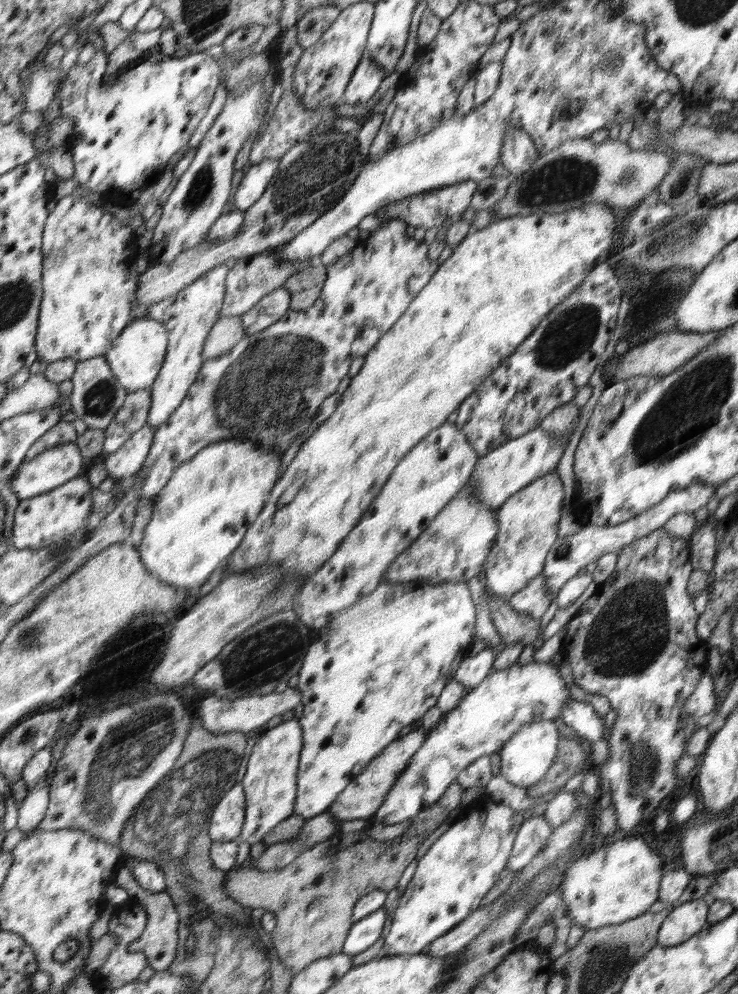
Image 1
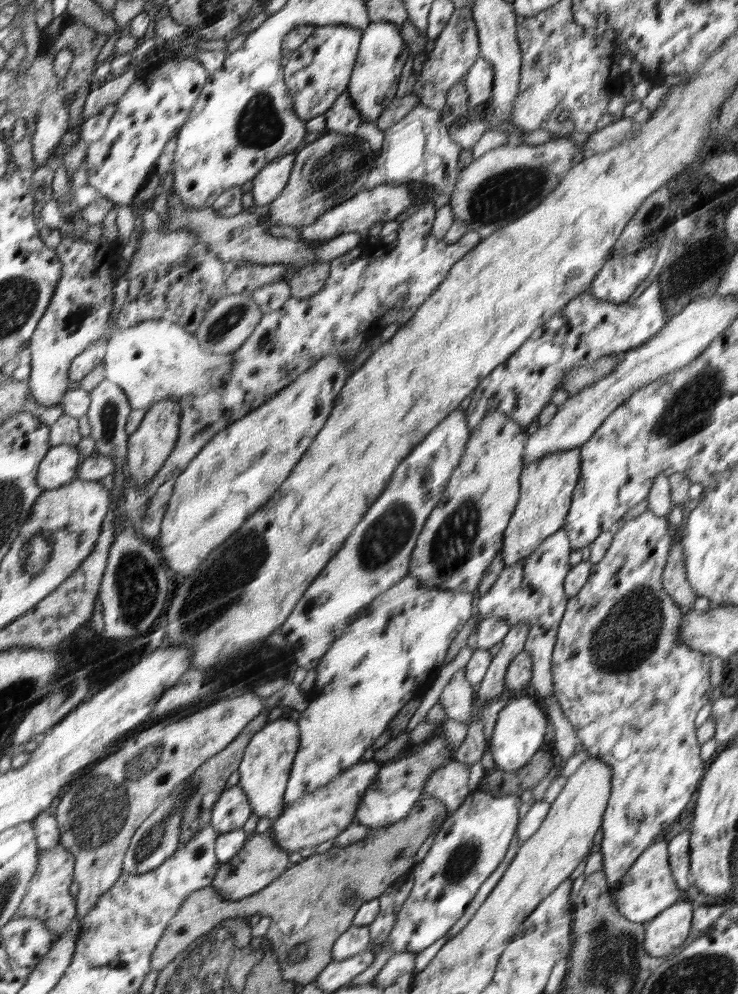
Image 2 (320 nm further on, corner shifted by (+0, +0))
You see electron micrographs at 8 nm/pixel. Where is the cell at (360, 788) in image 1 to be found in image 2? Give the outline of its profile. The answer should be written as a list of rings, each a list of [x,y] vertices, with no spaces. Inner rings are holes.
[[[373,759],[355,764],[356,768],[347,768],[344,776],[336,780],[336,784],[328,784],[327,787],[317,790],[312,796],[308,796],[308,800],[286,805],[284,814],[272,824],[270,829],[275,834],[280,849],[286,849],[291,854],[305,848],[316,848],[322,842],[336,839],[336,836],[346,831],[354,822],[362,796],[366,794],[370,782],[374,780],[376,773],[384,764]]]

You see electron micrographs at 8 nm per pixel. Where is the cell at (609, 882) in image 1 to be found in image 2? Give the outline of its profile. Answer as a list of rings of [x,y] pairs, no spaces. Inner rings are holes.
[[[666,841],[650,844],[650,847],[644,850],[644,853],[624,874],[617,884],[614,904],[620,914],[630,922],[650,922],[665,908],[671,907],[679,901],[678,896],[680,896],[681,890],[676,884],[669,866],[668,843]]]

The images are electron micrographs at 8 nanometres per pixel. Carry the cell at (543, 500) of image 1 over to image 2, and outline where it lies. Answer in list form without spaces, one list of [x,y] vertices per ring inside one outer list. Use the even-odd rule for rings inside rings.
[[[574,448],[533,460],[524,468],[520,479],[522,485],[520,508],[516,508],[512,524],[508,524],[508,540],[504,540],[504,552],[501,552],[505,567],[523,562],[539,548],[544,539],[550,538],[563,527],[566,514],[571,507],[574,487],[580,478],[580,459],[579,448]]]

